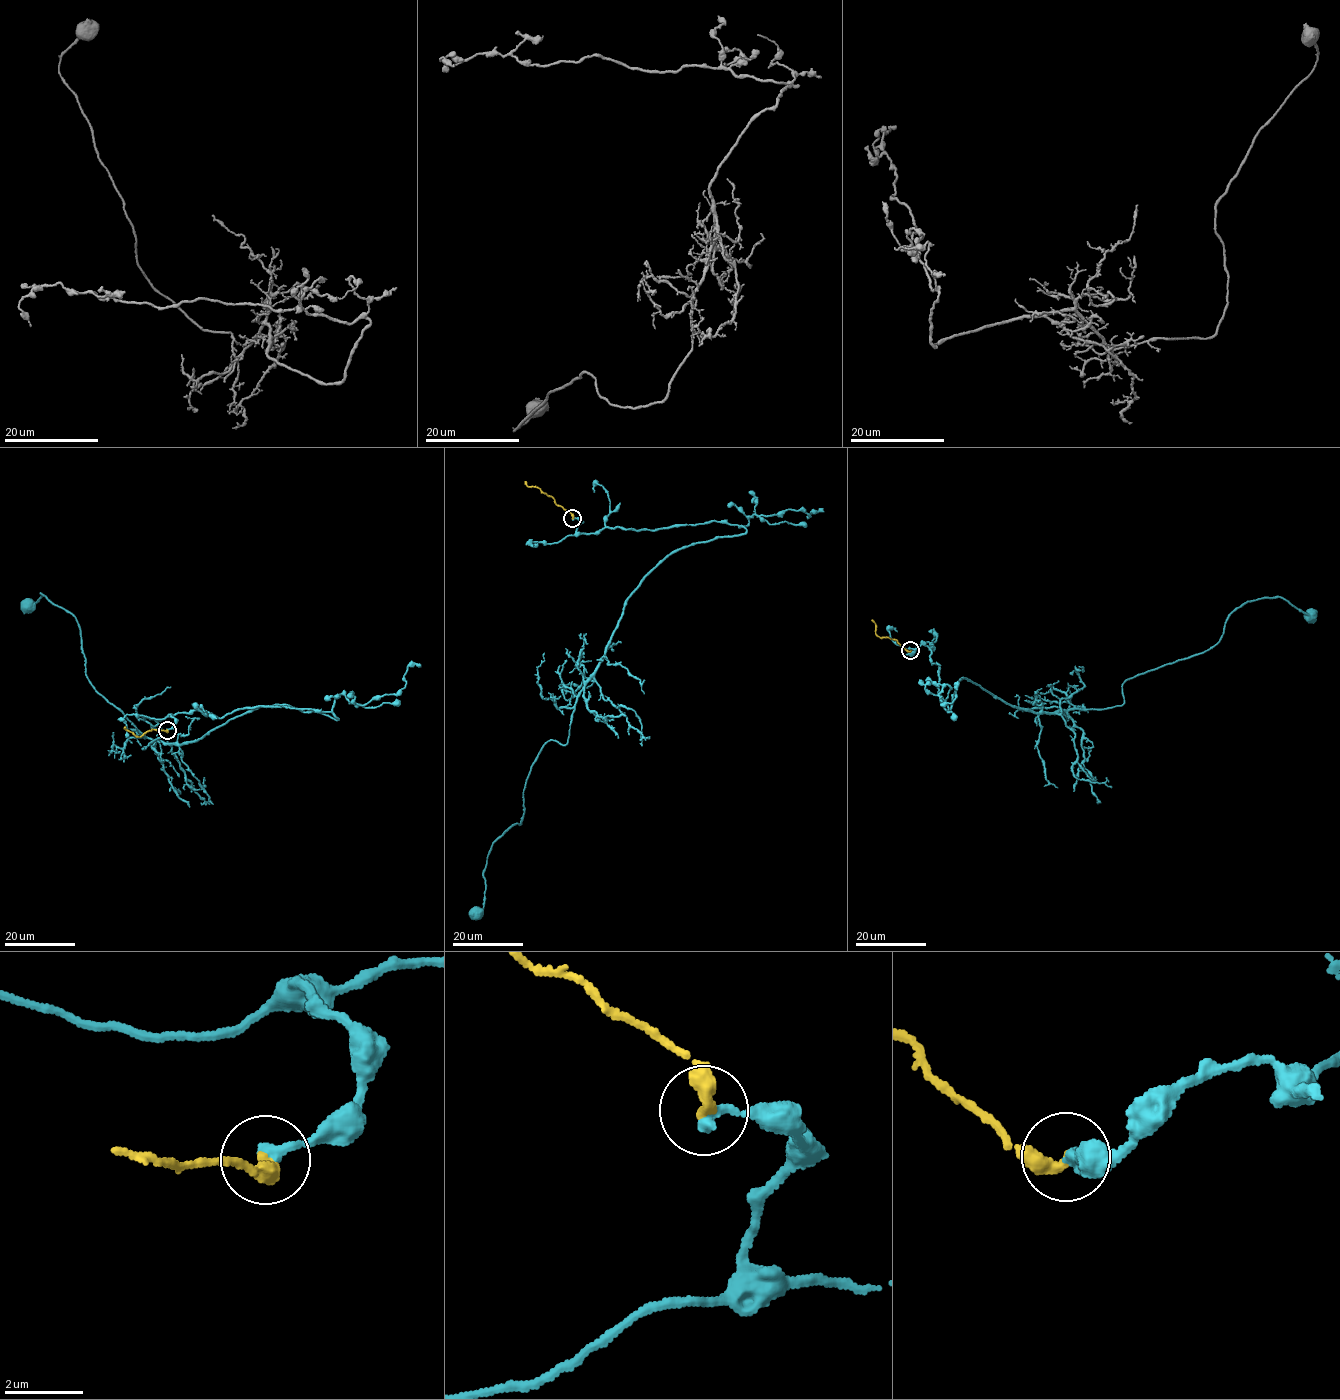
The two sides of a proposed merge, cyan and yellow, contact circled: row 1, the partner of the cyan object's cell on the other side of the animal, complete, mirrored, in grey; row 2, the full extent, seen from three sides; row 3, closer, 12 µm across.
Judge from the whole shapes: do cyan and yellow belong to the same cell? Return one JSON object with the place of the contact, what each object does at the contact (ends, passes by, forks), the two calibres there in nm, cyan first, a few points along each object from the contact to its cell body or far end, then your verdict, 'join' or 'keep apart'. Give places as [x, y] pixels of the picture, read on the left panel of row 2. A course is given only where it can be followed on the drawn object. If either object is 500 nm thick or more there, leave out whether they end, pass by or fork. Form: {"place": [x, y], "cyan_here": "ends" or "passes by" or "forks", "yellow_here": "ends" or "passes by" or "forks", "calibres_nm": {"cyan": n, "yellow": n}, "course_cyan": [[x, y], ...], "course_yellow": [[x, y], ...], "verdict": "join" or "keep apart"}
{"place": [167, 730], "cyan_here": "ends", "yellow_here": "ends", "calibres_nm": {"cyan": 360, "yellow": 400}, "course_cyan": [[166, 730], [196, 710], [338, 718], [266, 706], [145, 738], [86, 676], [72, 614], [27, 605]], "course_yellow": [[166, 730], [151, 729], [138, 737], [124, 727]], "verdict": "keep apart"}

